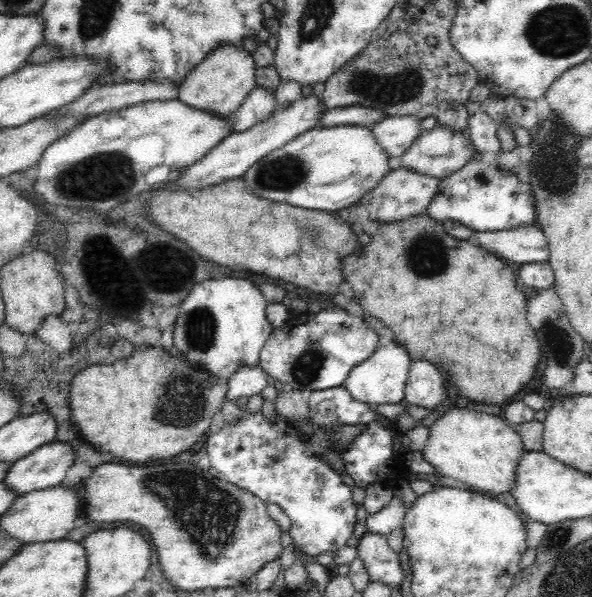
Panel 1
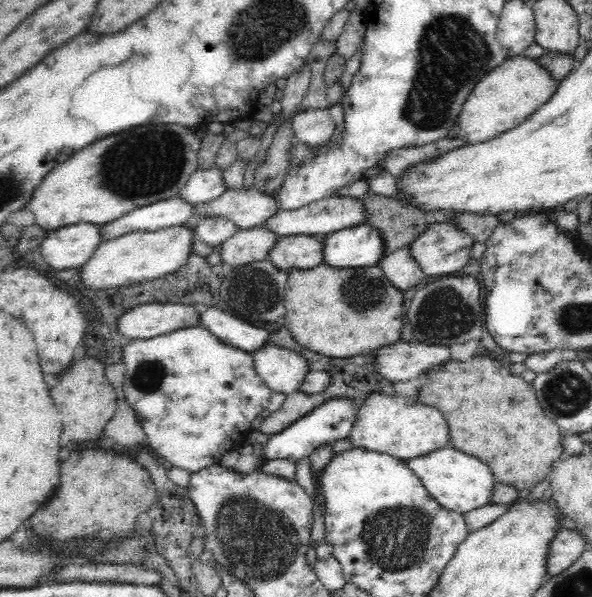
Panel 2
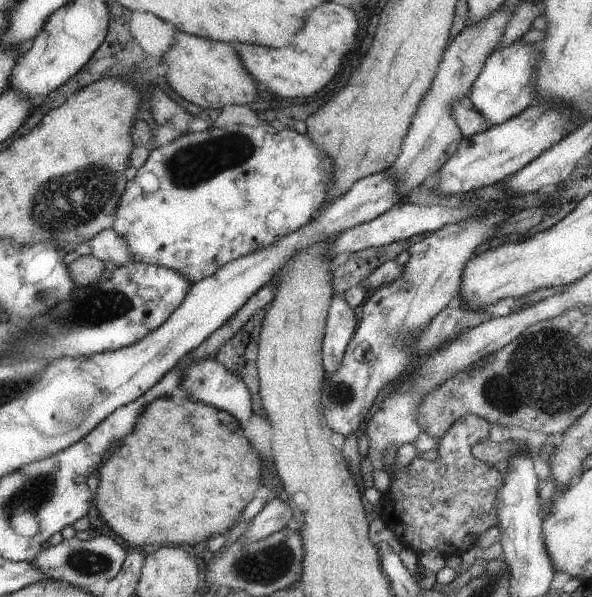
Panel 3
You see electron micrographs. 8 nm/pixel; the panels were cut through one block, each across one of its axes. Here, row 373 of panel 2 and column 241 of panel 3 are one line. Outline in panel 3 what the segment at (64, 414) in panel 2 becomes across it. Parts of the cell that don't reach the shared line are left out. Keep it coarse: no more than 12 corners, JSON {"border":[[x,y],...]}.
{"border":[[176,31],[160,62],[201,109],[255,101],[233,44]]}

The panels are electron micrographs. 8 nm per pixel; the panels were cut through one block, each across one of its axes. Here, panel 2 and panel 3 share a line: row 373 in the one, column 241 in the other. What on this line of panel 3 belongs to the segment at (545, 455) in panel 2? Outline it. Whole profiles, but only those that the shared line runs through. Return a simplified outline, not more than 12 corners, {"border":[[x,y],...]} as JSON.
{"border":[[155,398],[99,466],[129,548],[231,529],[261,485],[239,422]]}

